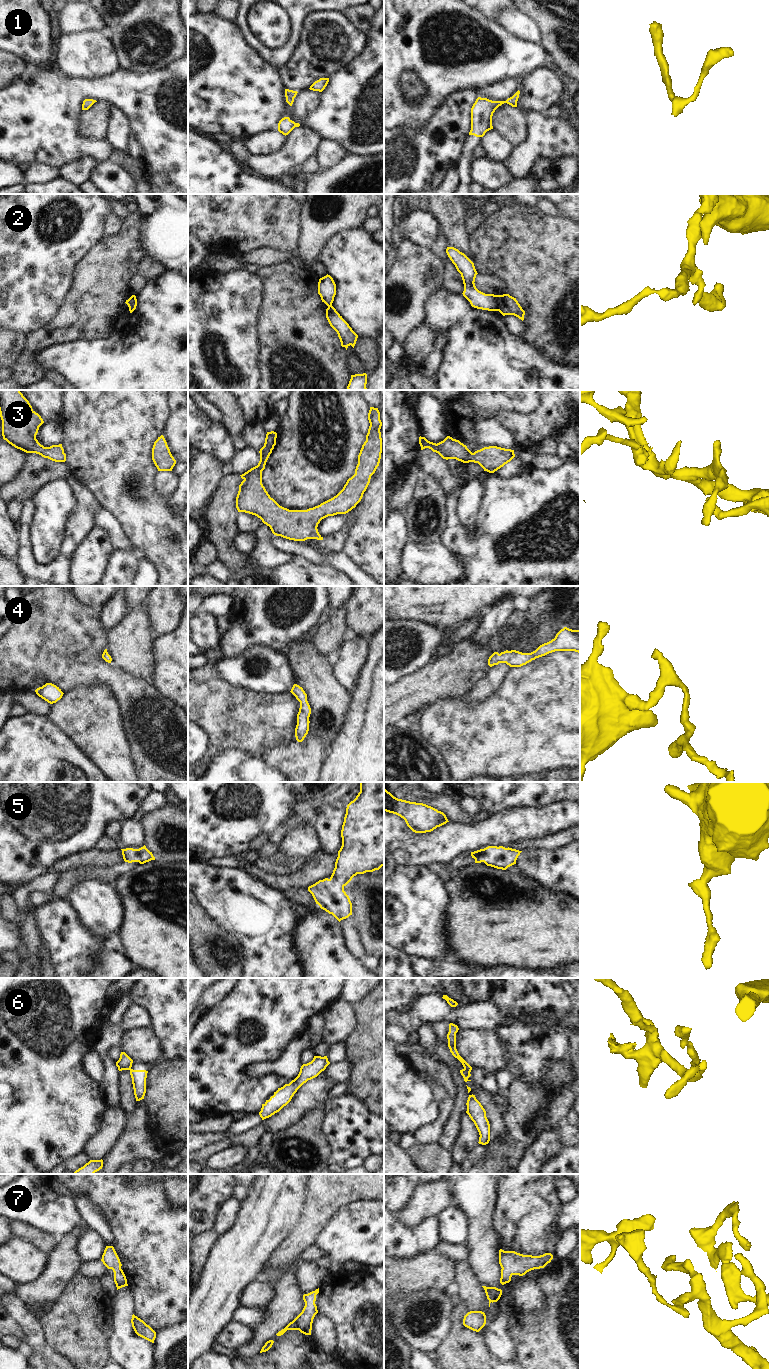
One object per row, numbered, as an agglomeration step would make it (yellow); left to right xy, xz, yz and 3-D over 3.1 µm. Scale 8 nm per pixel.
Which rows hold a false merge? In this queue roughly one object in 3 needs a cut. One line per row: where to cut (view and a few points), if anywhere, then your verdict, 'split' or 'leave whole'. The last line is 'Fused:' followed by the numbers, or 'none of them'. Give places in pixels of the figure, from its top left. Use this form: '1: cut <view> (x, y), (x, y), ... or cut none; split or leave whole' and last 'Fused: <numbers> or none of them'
1: cut none; leave whole
2: cut yz (495, 295), (498, 310); split
3: cut none; leave whole
4: cut none; leave whole
5: cut none; leave whole
6: cut yz (464, 1068), (469, 1072); split
7: cut none; leave whole
Fused: 2, 6

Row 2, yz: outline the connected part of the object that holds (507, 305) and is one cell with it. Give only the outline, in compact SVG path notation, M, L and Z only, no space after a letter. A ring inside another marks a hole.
M509 294L496 295L498 311L503 315L514 315L524 320L525 311L522 309L516 298Z

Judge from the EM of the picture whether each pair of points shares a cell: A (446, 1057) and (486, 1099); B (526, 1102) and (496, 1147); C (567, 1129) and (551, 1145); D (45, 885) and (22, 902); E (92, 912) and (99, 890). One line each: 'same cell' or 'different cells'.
A: same cell
B: same cell
C: different cells
D: same cell
E: same cell

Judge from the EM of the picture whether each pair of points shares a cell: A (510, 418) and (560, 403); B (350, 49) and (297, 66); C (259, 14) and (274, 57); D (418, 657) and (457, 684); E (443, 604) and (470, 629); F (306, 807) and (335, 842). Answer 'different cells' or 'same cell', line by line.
A: same cell
B: same cell
C: different cells
D: different cells
E: different cells
F: different cells

